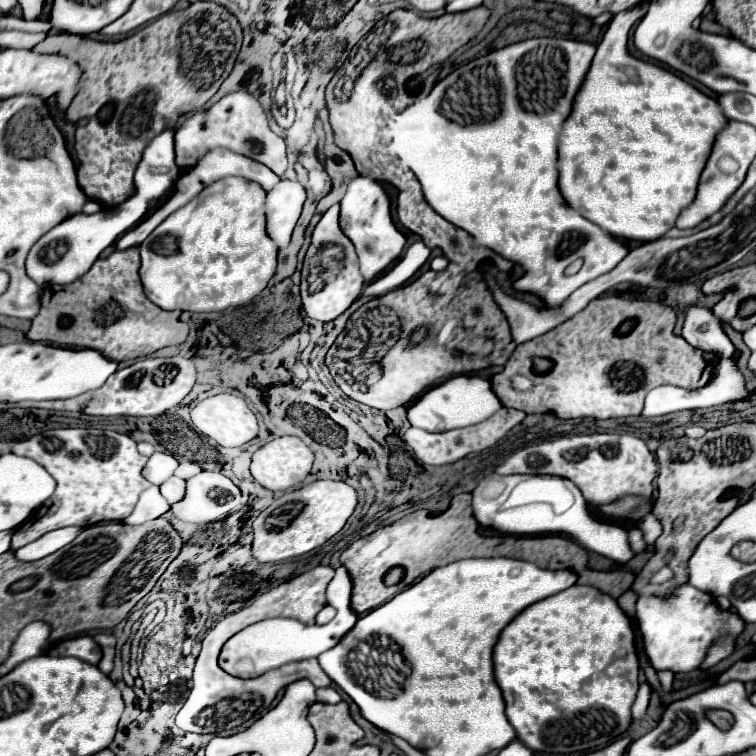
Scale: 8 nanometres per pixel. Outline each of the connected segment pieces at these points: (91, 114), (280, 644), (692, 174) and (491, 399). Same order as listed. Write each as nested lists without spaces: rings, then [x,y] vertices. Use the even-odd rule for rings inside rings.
[[[152,21],[144,25],[138,33],[122,39],[122,41],[110,41],[110,43],[98,43],[80,35],[70,33],[58,33],[48,35],[44,41],[40,41],[34,47],[34,53],[48,53],[48,55],[64,55],[68,59],[74,59],[82,67],[80,87],[76,97],[72,99],[66,115],[72,123],[78,123],[80,119],[88,119],[86,125],[76,127],[76,155],[78,155],[78,183],[82,191],[92,201],[100,201],[104,207],[116,207],[122,205],[134,189],[134,171],[140,163],[142,151],[146,145],[160,135],[166,129],[174,129],[178,119],[186,113],[198,111],[222,85],[222,81],[230,75],[232,65],[230,63],[230,51],[226,51],[226,45],[216,59],[208,59],[206,65],[210,67],[194,67],[186,69],[182,73],[182,59],[180,59],[180,29],[182,27],[162,27],[162,23]],[[108,107],[108,113],[100,117],[100,111]]]
[[[344,567],[336,569],[336,575],[330,581],[326,591],[327,603],[336,609],[336,617],[330,623],[308,627],[296,619],[286,619],[286,617],[276,617],[276,619],[266,619],[266,621],[262,619],[258,623],[252,623],[250,627],[232,635],[226,641],[226,645],[222,647],[220,659],[218,659],[220,667],[234,677],[250,679],[250,677],[258,677],[274,667],[280,667],[282,663],[310,659],[310,657],[316,657],[316,655],[332,649],[354,627],[354,623],[358,619],[356,613],[350,609],[352,581]]]
[[[640,3],[616,13],[608,23],[586,81],[574,99],[572,113],[564,123],[558,147],[558,187],[566,203],[612,235],[636,241],[660,239],[674,227],[680,211],[696,197],[698,179],[706,167],[716,135],[728,125],[728,117],[716,99],[704,95],[678,75],[640,61],[626,51],[628,31],[640,17],[644,17],[646,9],[648,3]]]
[[[456,375],[444,381],[442,385],[432,387],[426,391],[422,397],[418,397],[410,407],[408,407],[408,421],[412,427],[420,427],[424,431],[440,433],[440,431],[450,431],[458,427],[470,427],[478,425],[490,415],[494,415],[502,407],[500,399],[492,391],[492,383],[480,375]]]

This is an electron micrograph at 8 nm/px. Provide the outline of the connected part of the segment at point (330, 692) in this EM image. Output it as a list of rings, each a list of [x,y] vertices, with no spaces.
[[[326,687],[324,691],[322,689],[318,691],[318,701],[322,701],[322,703],[338,703],[338,701],[342,701],[342,695],[334,687]]]

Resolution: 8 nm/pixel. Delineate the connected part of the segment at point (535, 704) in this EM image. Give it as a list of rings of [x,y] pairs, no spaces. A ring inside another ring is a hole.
[[[572,585],[570,589],[524,609],[500,633],[493,649],[493,664],[496,683],[500,685],[506,701],[506,717],[522,743],[532,751],[582,755],[606,747],[630,727],[630,707],[636,699],[640,675],[634,633],[616,599],[594,587]]]

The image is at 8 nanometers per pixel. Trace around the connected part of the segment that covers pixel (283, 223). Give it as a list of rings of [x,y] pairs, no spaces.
[[[290,181],[292,185],[276,185],[274,191],[268,191],[266,197],[266,219],[268,219],[268,235],[276,241],[276,245],[288,247],[296,221],[302,213],[302,205],[306,201],[306,191],[298,181]]]

